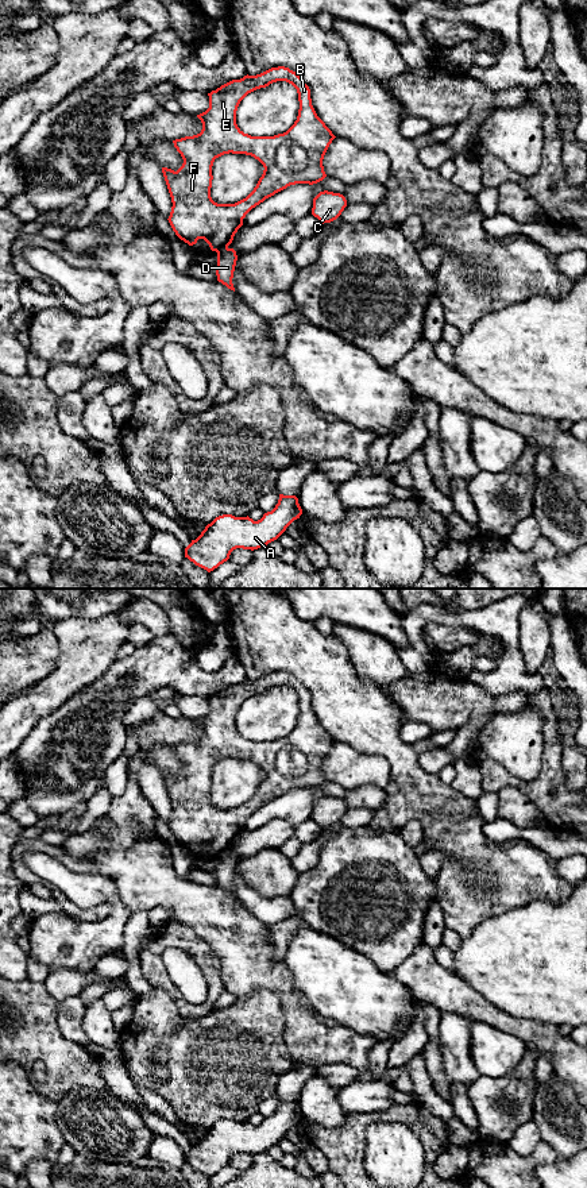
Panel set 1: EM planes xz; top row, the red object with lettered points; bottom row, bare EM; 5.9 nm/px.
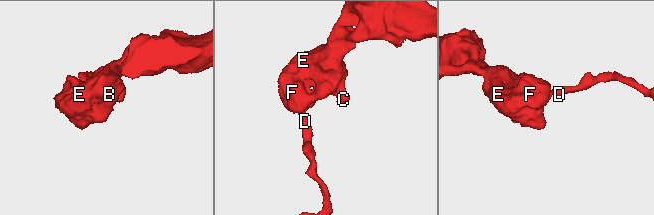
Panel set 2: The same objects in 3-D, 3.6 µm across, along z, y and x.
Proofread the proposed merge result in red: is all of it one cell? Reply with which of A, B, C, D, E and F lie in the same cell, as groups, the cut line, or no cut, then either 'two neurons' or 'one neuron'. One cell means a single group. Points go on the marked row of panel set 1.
A D / B C E F | xz (227, 246), (216, 251) | two neurons

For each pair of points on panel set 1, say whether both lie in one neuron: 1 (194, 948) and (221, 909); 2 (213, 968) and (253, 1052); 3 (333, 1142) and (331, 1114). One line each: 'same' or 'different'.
1: different
2: different
3: different

